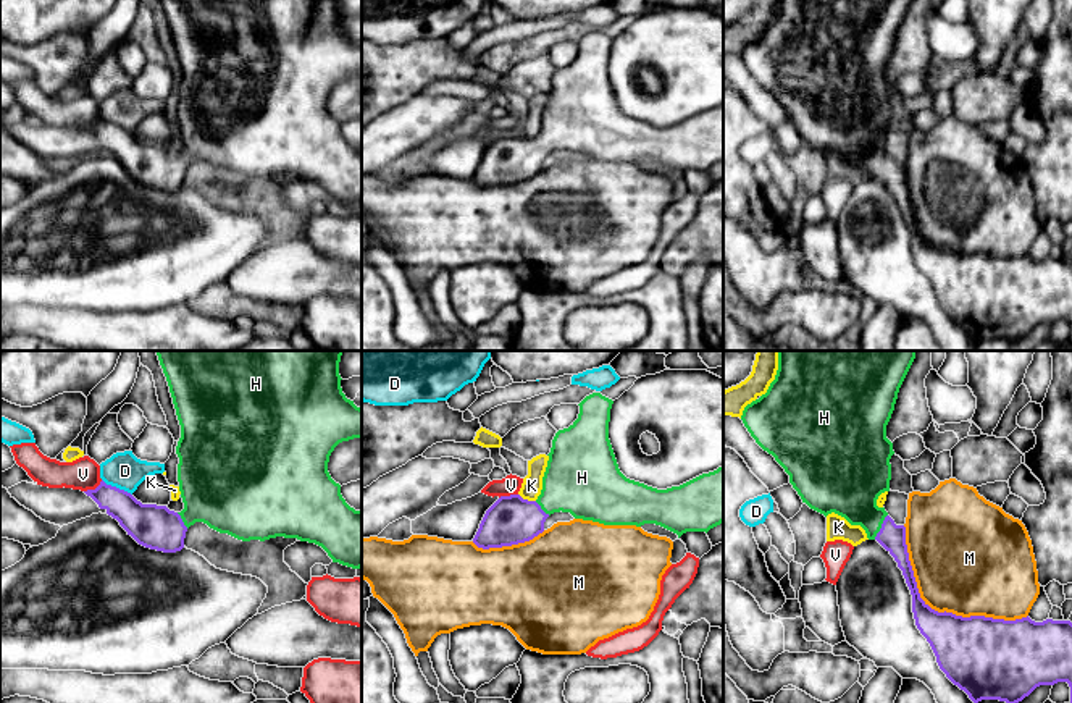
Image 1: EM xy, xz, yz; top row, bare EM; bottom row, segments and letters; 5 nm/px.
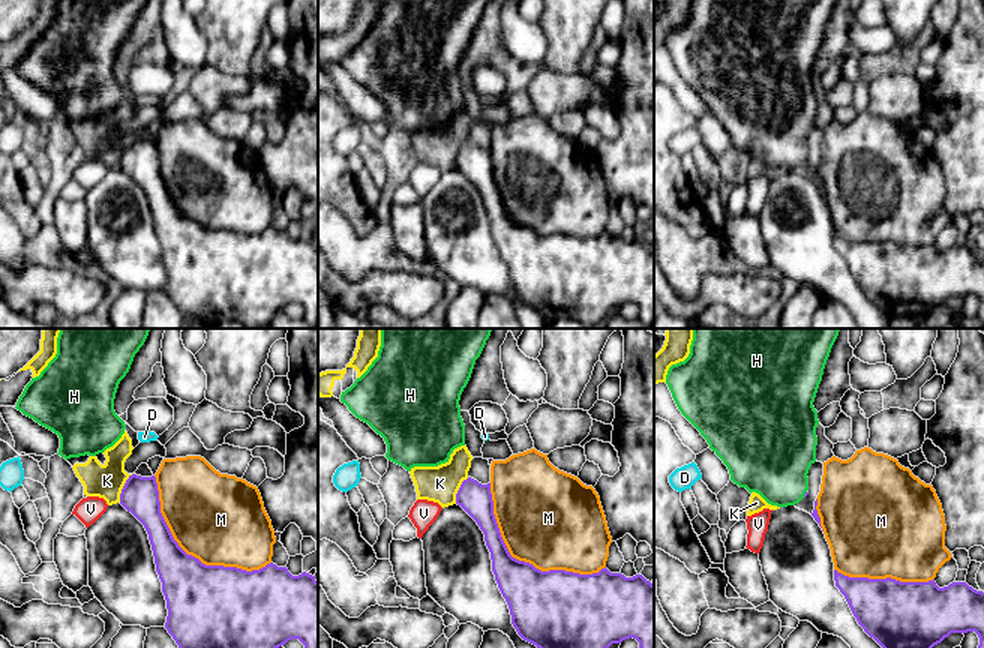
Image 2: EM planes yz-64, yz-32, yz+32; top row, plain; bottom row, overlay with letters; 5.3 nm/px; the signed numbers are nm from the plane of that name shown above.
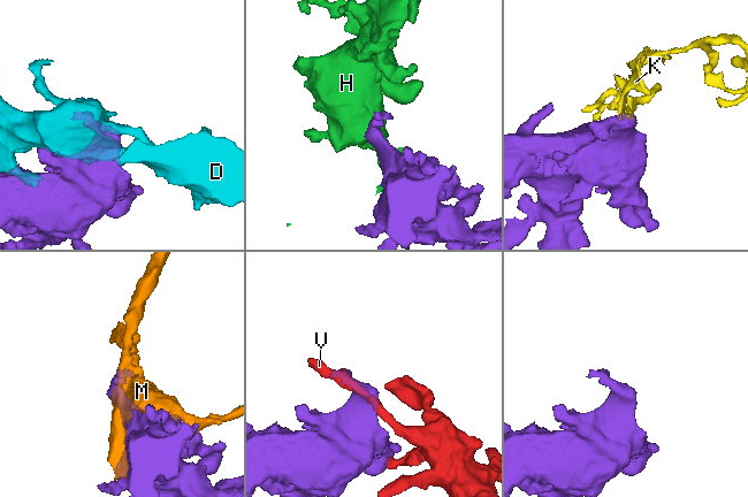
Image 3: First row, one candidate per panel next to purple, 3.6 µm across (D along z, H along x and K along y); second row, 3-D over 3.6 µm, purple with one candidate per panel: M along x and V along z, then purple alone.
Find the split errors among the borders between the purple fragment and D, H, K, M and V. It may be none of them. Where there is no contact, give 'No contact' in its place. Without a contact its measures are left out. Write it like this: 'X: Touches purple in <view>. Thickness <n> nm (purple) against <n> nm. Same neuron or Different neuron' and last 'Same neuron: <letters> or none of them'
D: Touches purple in xy. Thickness 200 nm (purple) against 180 nm. Different neuron
H: Touches purple in yz. Thickness 140 nm (purple) against 280 nm. Same neuron
K: Touches purple in xz. Thickness 240 nm (purple) against 100 nm. Different neuron
M: Touches purple in yz. Thickness 340 nm (purple) against 460 nm. Different neuron
V: Touches purple in xy. Thickness 160 nm (purple) against 160 nm. Different neuron
Same neuron: H

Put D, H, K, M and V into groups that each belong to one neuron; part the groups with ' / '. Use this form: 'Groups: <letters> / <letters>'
Groups: D / H / K / M / V

